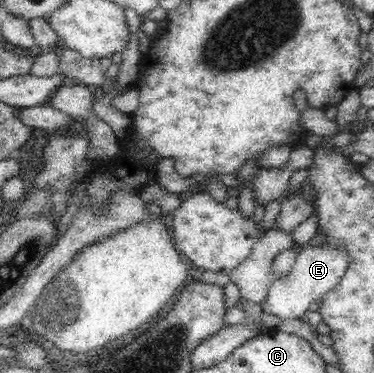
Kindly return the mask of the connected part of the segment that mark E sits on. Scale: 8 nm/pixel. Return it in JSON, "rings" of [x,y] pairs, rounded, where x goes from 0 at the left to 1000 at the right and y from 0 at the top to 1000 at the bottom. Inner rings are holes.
{"rings":[[[816,657],[797,665],[797,681],[783,721],[773,737],[749,743],[725,759],[714,775],[714,796],[695,815],[701,836],[733,845],[743,855],[802,855],[837,810],[850,807],[877,780],[885,780],[933,705],[922,665],[880,665],[880,660],[829,662]]]}

